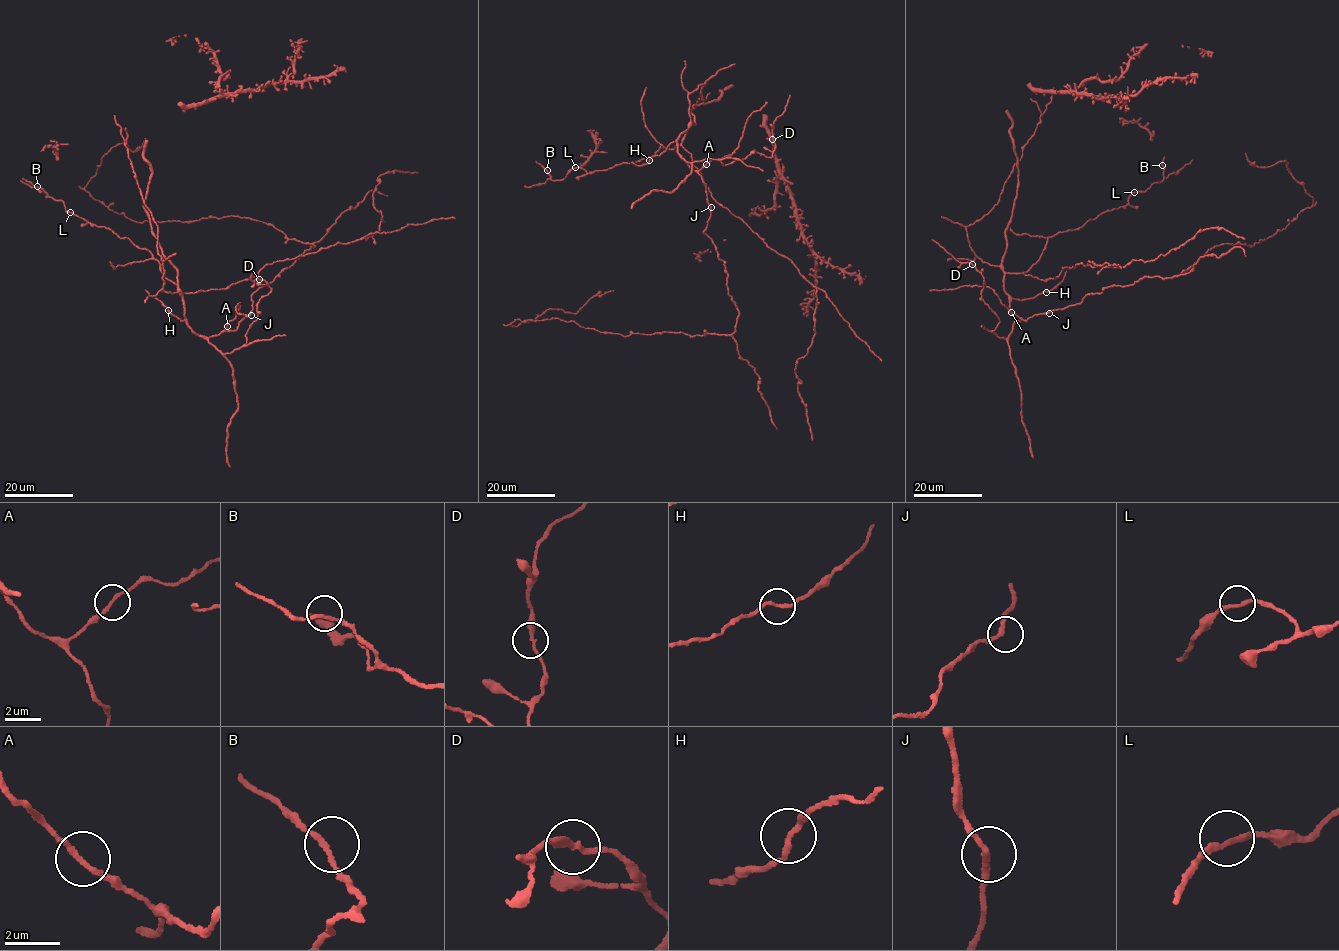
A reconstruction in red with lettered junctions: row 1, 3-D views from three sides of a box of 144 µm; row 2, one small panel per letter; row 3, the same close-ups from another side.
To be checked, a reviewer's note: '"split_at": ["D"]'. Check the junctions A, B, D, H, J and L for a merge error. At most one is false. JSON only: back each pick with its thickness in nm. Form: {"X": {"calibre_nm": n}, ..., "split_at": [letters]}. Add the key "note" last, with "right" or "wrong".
{"split_at": [], "note": "wrong"}

